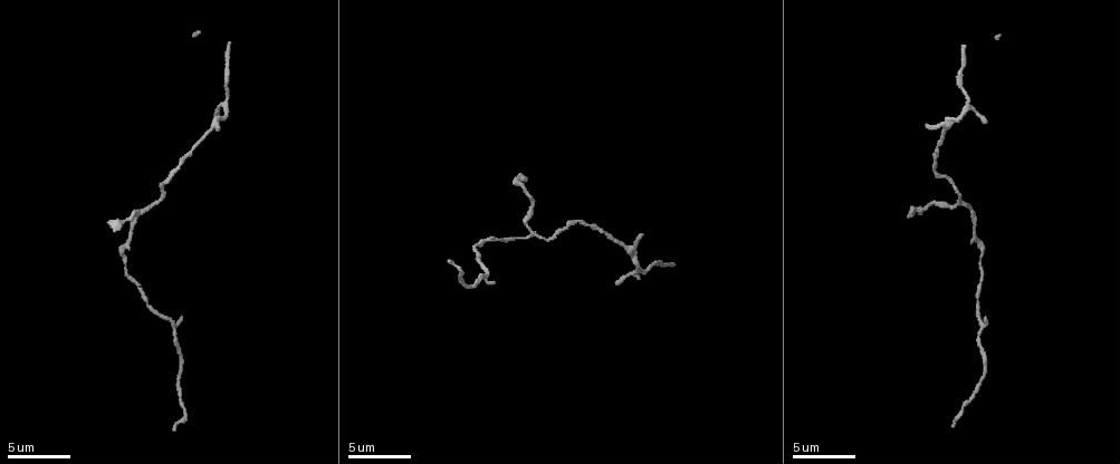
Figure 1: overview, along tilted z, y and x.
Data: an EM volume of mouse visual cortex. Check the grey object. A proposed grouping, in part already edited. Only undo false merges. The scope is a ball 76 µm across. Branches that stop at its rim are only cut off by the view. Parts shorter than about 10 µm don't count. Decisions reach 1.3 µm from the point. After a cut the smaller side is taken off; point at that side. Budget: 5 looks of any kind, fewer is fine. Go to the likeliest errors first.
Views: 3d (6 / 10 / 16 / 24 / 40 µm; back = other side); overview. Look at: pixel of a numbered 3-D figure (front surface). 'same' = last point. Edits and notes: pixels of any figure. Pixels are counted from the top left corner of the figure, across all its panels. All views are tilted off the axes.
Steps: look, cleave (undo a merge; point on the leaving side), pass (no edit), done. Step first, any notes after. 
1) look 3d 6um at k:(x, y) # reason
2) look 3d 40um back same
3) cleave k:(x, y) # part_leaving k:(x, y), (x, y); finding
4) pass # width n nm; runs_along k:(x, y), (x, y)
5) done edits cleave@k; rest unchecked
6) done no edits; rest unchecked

look 3d 16um at 1:(966, 204) # side arm on a straight run

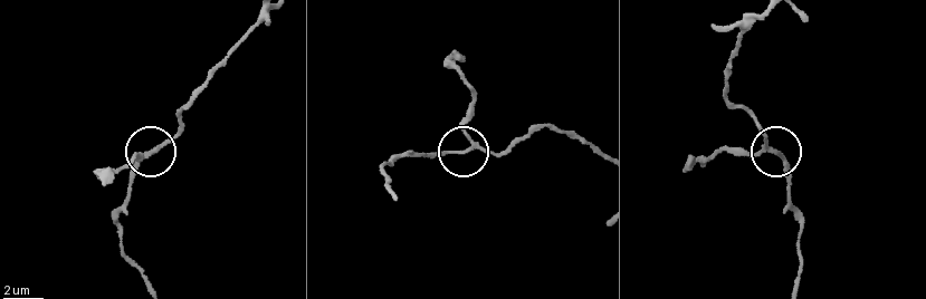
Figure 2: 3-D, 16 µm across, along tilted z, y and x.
look 3d 16um back at 2:(774, 152)

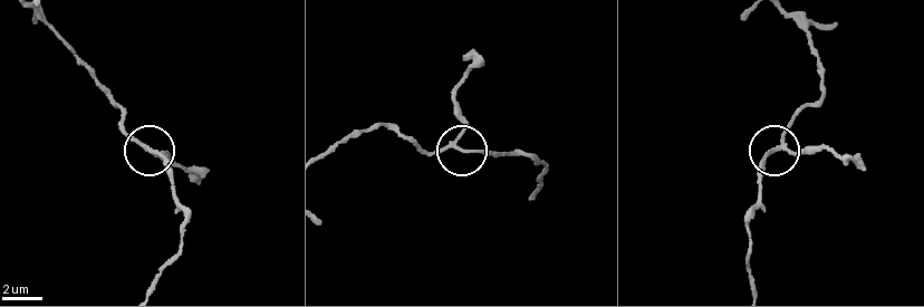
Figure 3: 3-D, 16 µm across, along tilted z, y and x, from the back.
pass # width 140 nm; continuous, no second cell

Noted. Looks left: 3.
look 3d 10um at 1:(204, 136) # calibre changes

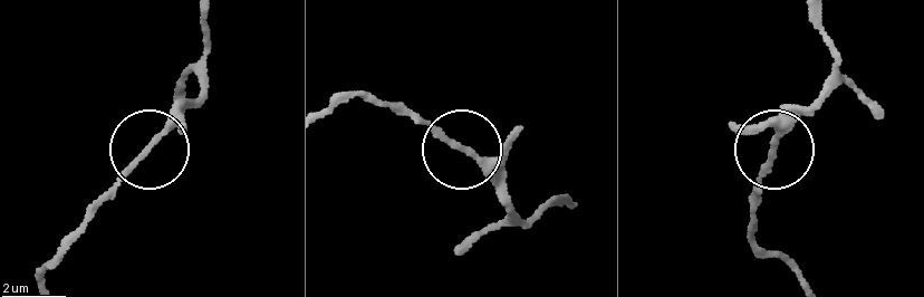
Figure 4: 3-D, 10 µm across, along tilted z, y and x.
pass # width 170 nm; runs_along 4:(329, 107), (359, 96), (413, 112), (511, 199); all the same cell

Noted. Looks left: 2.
look 3d 10um at 1:(125, 257) # calibre changes

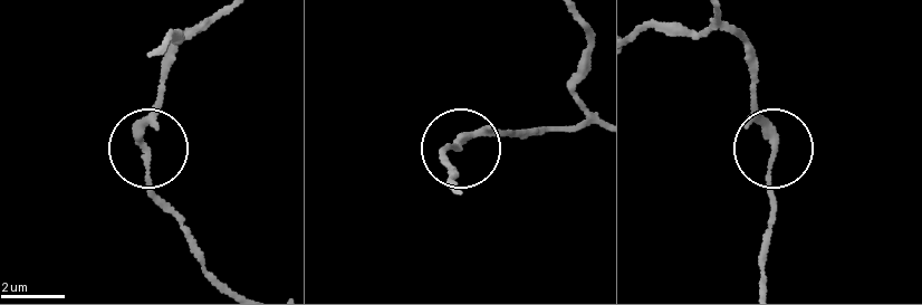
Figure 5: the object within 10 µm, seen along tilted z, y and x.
pass # runs_along 5:(573, 126), (491, 132), (458, 151), (442, 146), (449, 168); one cell here

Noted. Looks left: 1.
done no edits; rest unchecked

